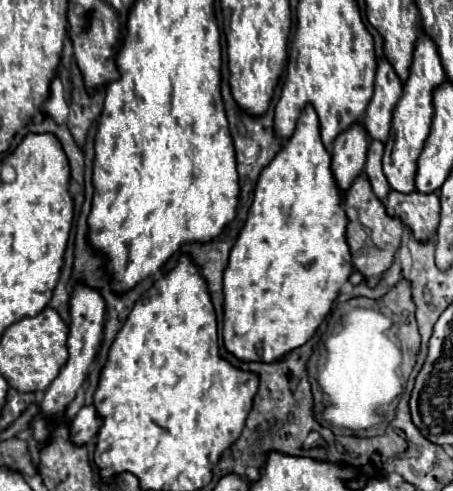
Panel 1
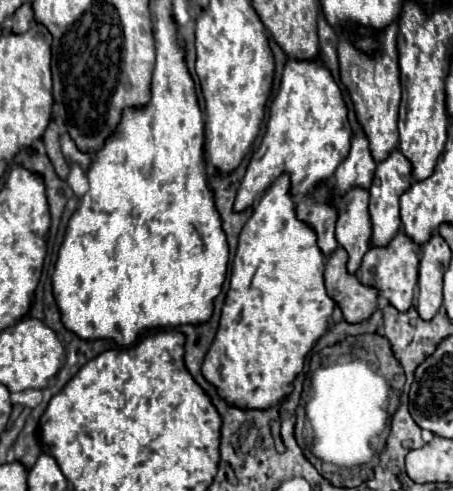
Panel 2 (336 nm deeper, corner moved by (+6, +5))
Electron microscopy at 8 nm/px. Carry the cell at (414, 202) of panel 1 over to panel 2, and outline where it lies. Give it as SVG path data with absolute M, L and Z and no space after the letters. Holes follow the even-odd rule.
M400 230L386 248L372 246L366 252L356 276L362 284L376 288L380 296L384 296L394 308L398 308L398 312L406 312L412 306L414 288L418 284L418 252L420 252L420 246L408 240L406 234Z

